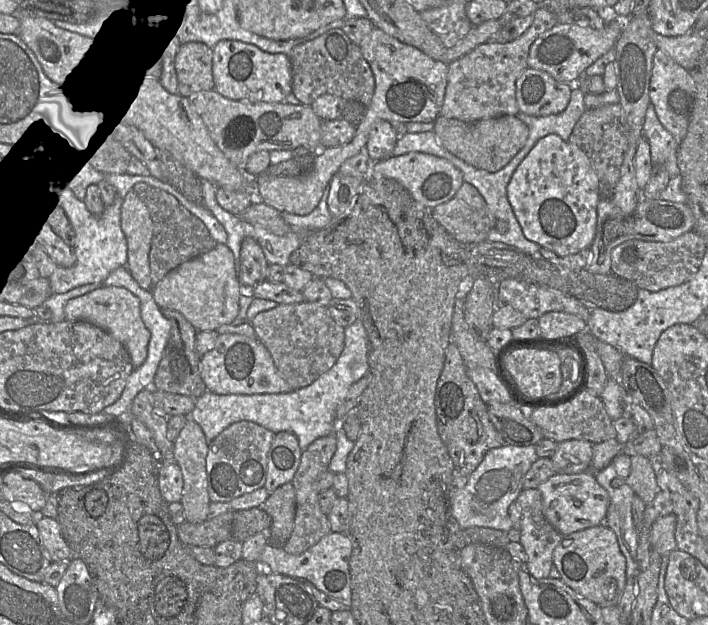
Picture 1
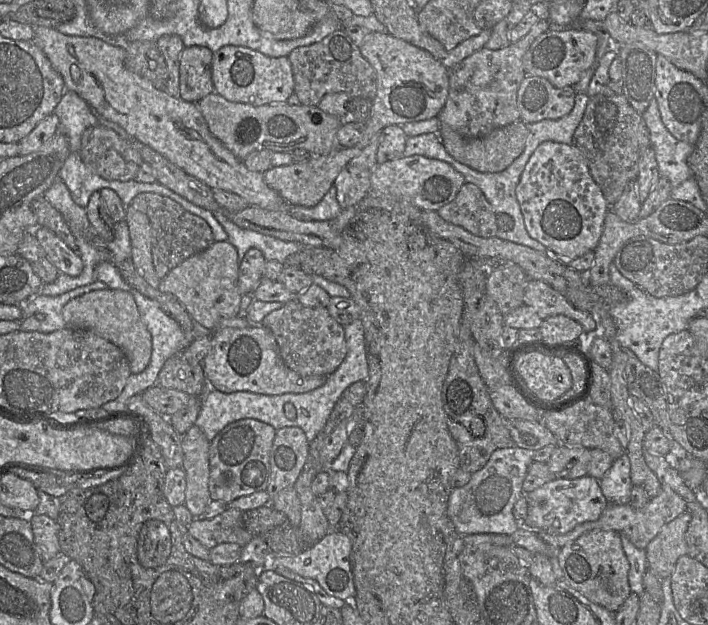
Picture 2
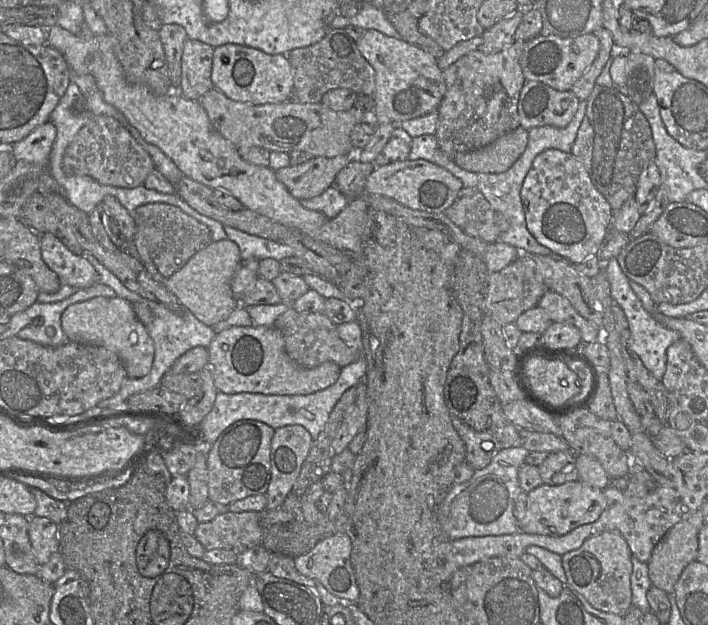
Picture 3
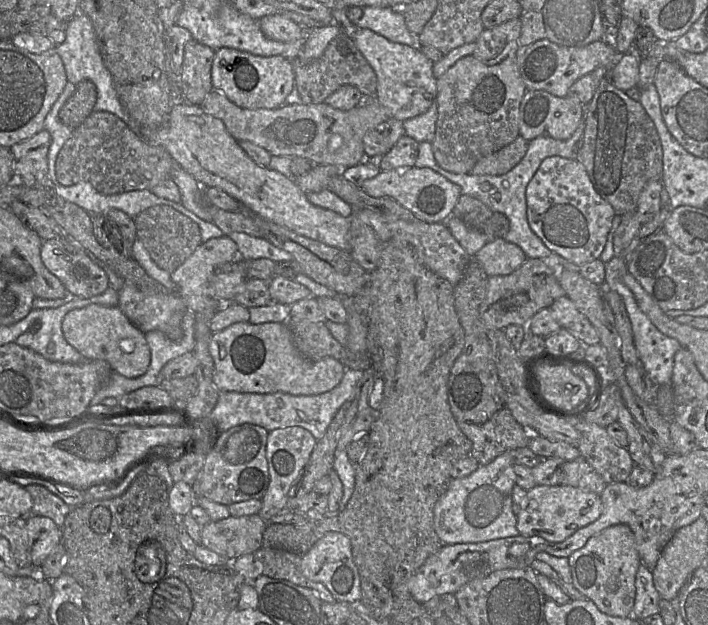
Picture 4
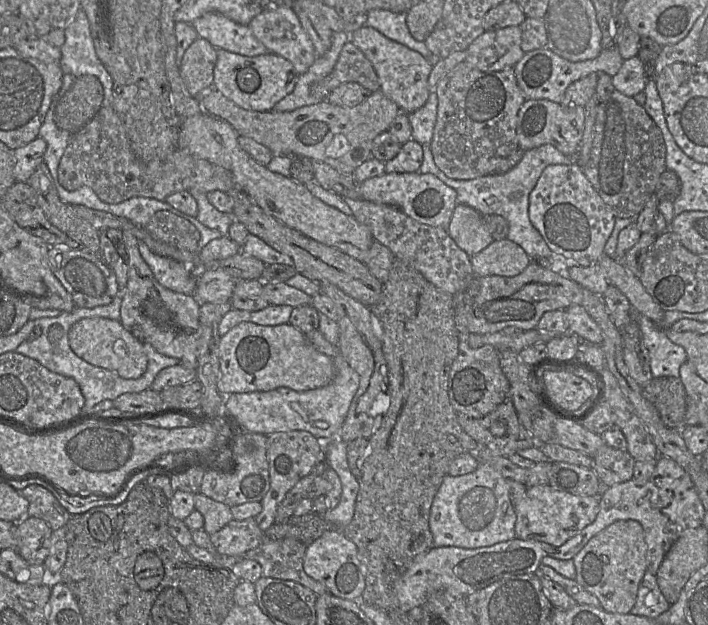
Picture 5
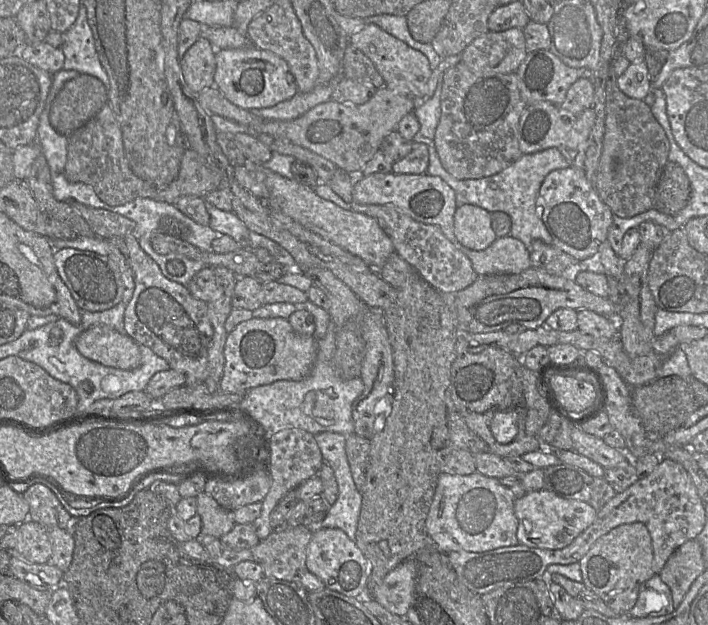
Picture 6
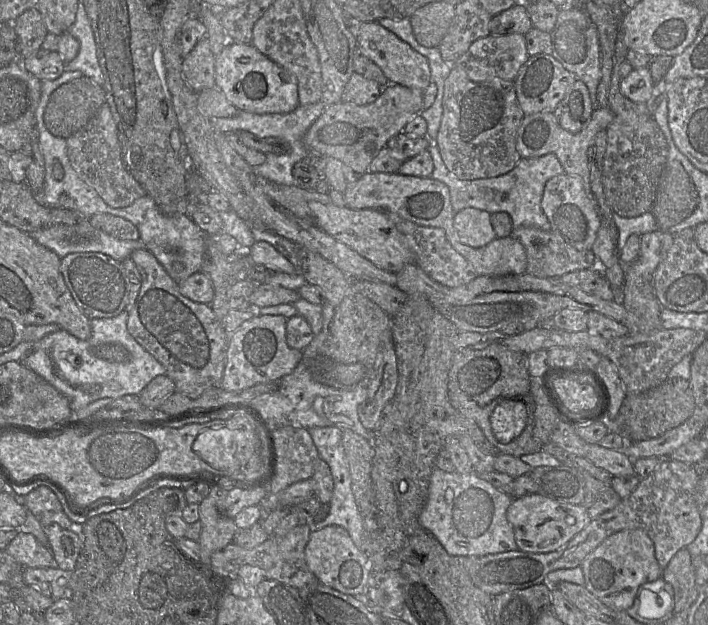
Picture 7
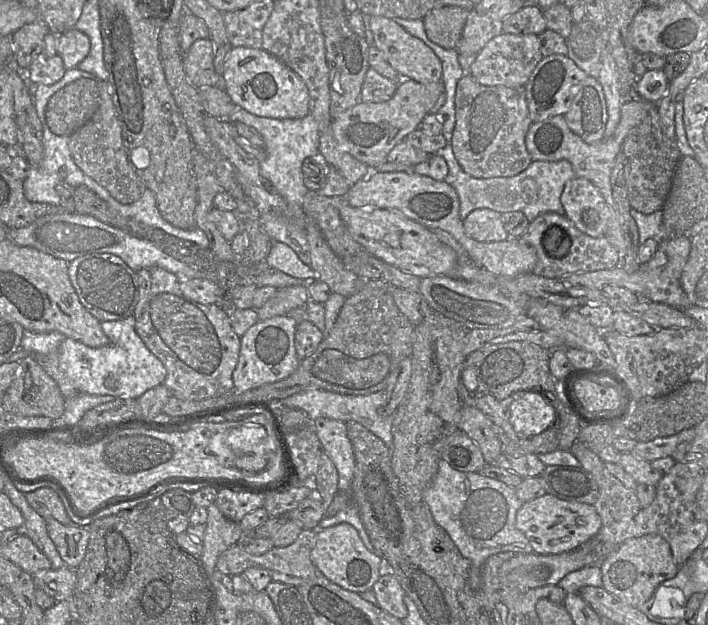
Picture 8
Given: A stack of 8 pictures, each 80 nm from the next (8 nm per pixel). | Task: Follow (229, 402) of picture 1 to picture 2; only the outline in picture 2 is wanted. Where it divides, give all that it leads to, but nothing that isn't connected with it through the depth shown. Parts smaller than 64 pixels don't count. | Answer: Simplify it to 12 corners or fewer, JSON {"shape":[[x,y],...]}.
{"shape":[[360,319],[344,327],[347,353],[305,393],[201,395],[195,425],[211,442],[254,419],[301,428],[311,443],[343,392],[368,379]]}

